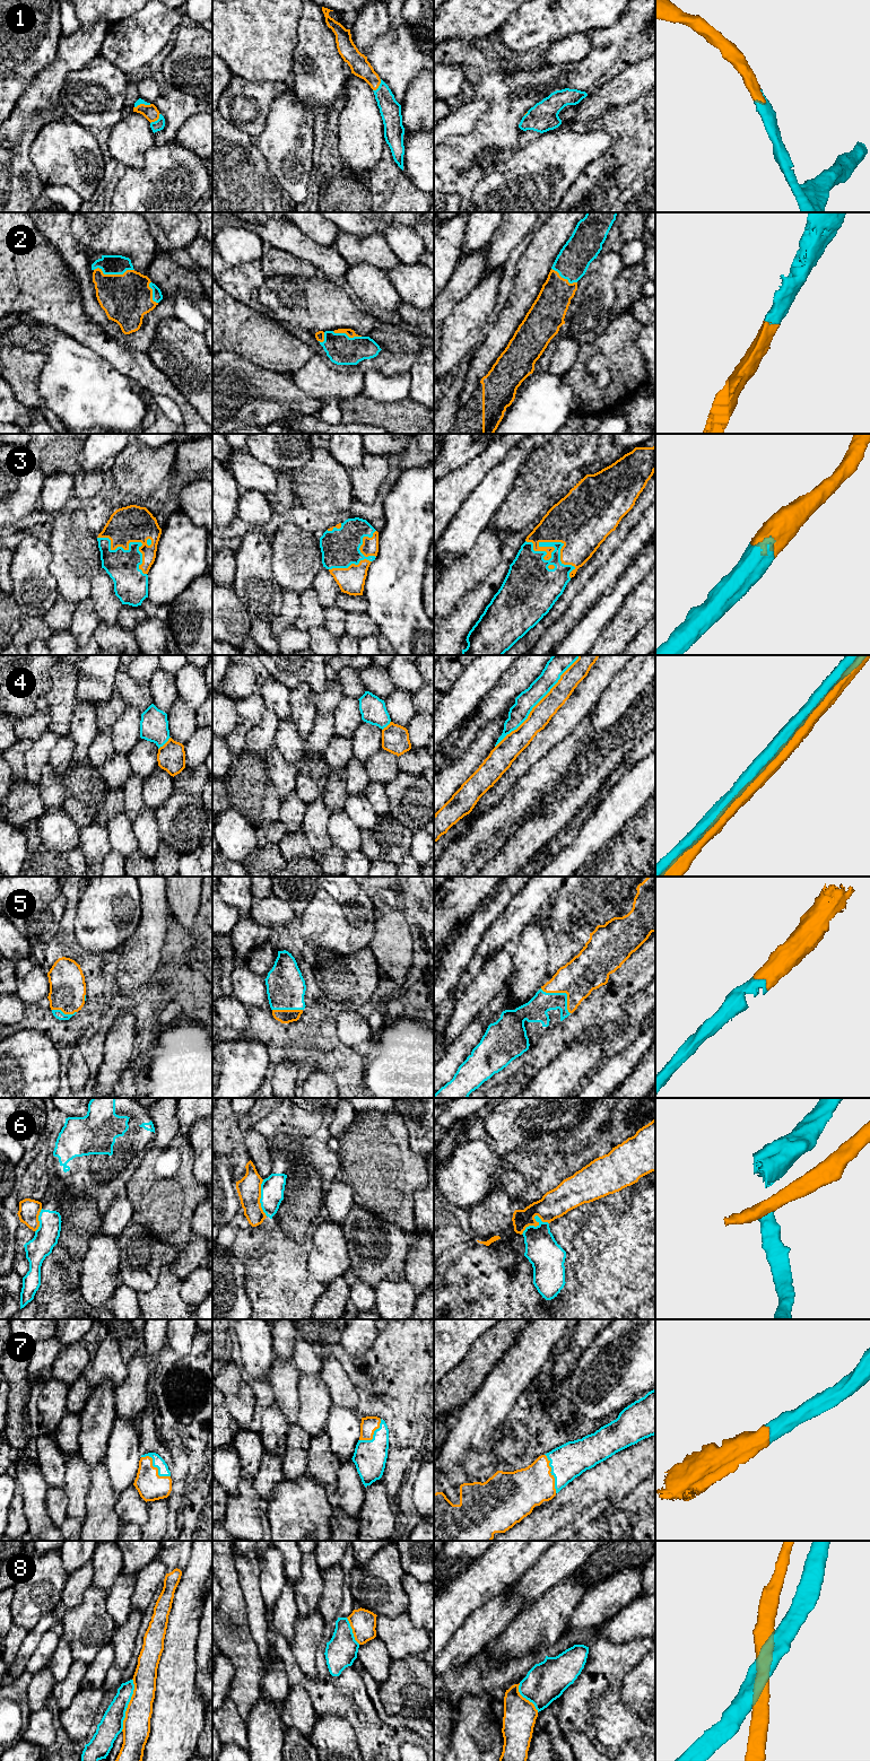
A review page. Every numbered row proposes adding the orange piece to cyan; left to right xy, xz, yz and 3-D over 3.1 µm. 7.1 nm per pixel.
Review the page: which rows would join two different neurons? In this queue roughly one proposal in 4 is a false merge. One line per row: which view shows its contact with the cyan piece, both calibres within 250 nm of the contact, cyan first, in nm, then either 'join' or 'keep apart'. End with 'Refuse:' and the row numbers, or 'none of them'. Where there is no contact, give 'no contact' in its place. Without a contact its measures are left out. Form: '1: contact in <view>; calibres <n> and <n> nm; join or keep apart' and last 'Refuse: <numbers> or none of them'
1: contact in xz; calibres 150 and 140 nm; join
2: contact in xy; calibres 140 and 360 nm; join
3: contact in yz; calibres 300 and 300 nm; join
4: contact in yz; calibres 140 and 150 nm; keep apart
5: contact in yz; calibres 160 and 280 nm; join
6: contact in yz; calibres 240 and 200 nm; keep apart
7: contact in xy; calibres 80 and 200 nm; join
8: contact in xy; calibres 160 and 190 nm; keep apart
Refuse: 4, 6, 8

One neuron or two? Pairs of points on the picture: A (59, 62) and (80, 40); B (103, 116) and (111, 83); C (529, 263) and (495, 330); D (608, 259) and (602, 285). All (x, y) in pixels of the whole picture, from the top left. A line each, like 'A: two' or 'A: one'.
A: one
B: one
C: one
D: one

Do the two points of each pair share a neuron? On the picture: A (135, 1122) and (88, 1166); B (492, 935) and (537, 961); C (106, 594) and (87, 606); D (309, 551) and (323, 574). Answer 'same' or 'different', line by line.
A: same
B: different
C: different
D: different

